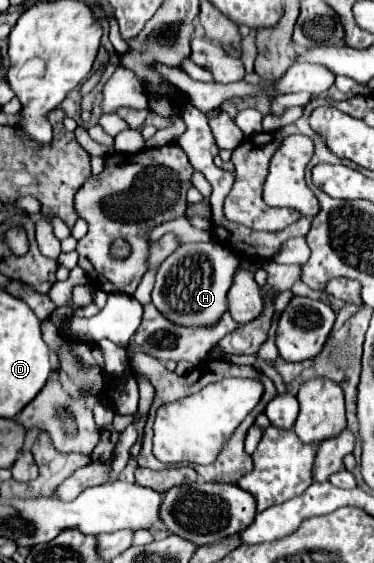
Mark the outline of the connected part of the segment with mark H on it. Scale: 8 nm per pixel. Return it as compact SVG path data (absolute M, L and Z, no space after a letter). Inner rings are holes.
M185 243L179 245L159 267L151 293L153 305L175 325L203 327L217 325L227 311L227 291L239 267L239 257L219 243Z

